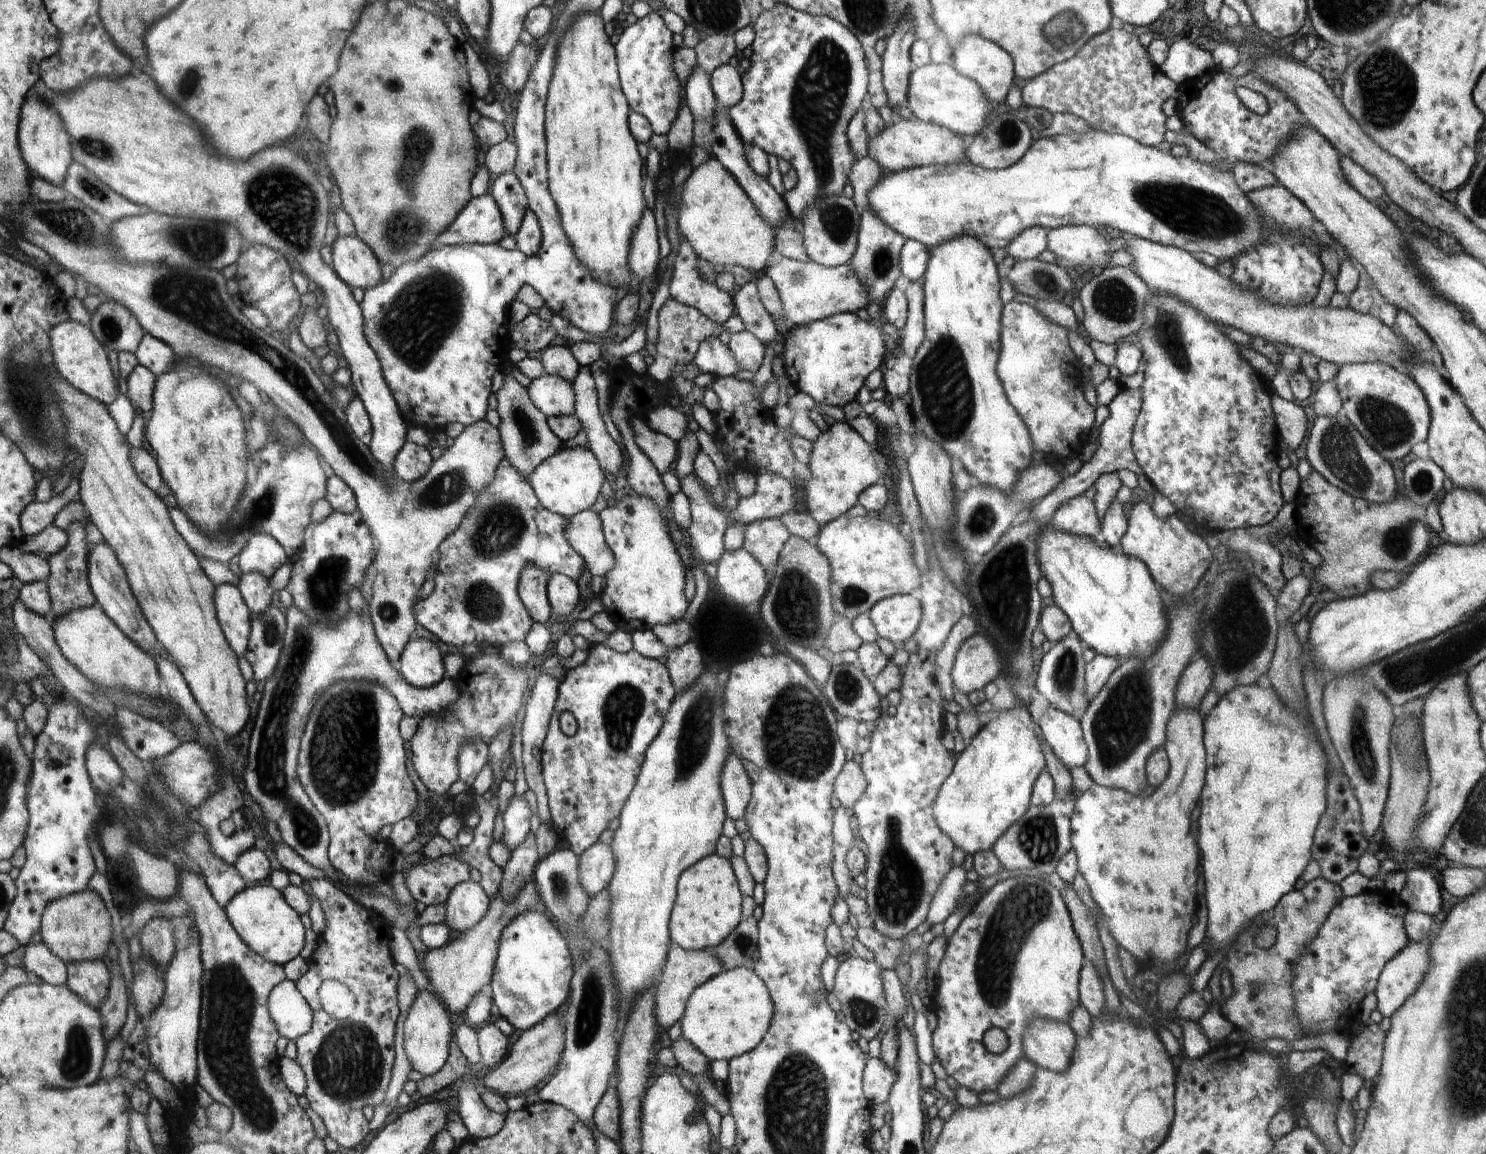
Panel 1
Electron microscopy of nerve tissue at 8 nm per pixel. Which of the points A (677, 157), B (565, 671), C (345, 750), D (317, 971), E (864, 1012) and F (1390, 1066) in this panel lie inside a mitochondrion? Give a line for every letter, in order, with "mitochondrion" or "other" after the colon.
A: other
B: other
C: mitochondrion
D: other
E: mitochondrion
F: other

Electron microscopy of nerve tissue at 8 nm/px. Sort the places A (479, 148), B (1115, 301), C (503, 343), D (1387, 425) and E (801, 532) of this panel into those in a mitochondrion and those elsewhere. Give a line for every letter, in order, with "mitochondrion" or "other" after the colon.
A: other
B: mitochondrion
C: other
D: mitochondrion
E: other

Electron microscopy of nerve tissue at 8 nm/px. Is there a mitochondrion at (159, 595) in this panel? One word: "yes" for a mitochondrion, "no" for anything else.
yes

